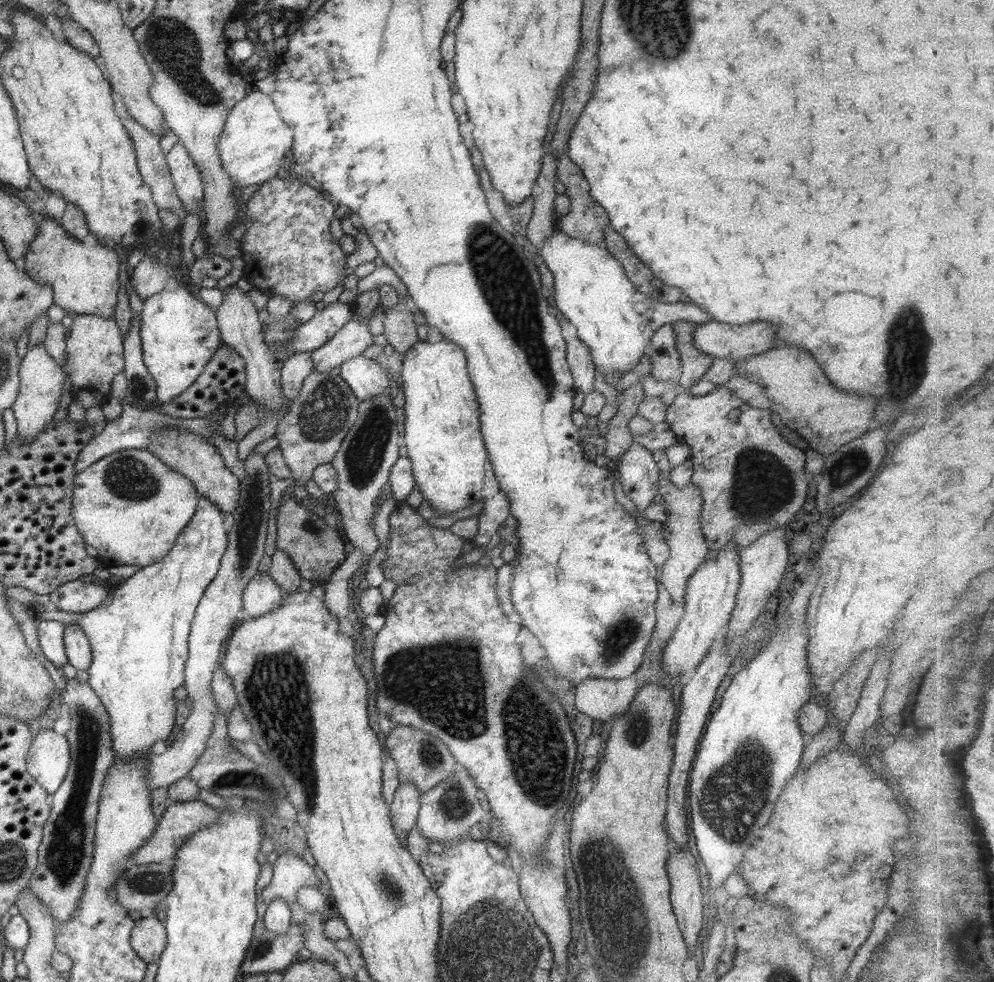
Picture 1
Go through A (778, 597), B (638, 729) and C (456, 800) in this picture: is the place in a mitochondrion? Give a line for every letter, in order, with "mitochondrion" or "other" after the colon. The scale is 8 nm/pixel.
A: other
B: mitochondrion
C: mitochondrion

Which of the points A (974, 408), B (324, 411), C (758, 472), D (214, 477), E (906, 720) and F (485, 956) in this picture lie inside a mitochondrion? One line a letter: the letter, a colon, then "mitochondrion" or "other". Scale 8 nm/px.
A: other
B: mitochondrion
C: mitochondrion
D: other
E: other
F: mitochondrion

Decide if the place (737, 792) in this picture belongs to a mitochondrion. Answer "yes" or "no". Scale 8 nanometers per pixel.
yes

